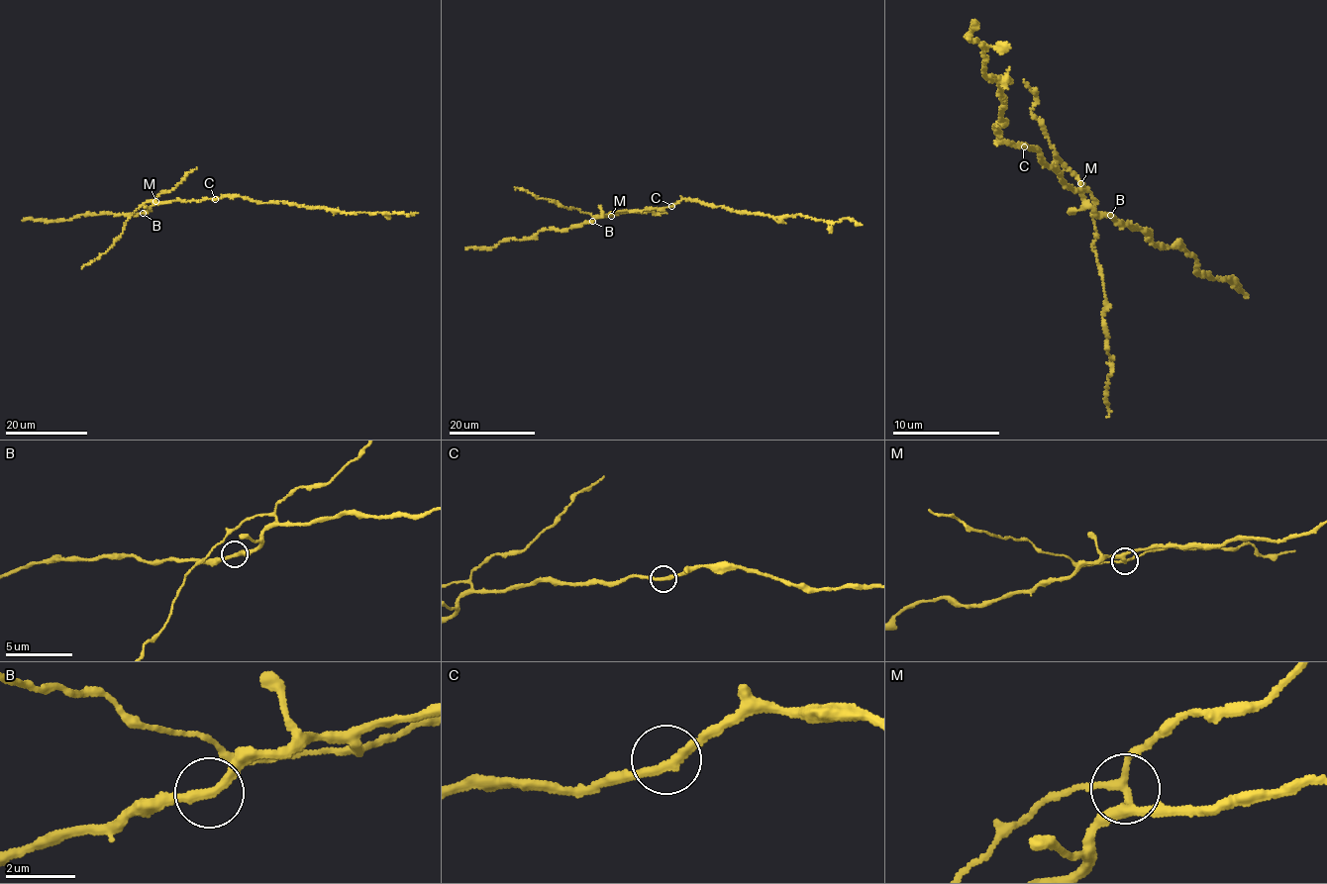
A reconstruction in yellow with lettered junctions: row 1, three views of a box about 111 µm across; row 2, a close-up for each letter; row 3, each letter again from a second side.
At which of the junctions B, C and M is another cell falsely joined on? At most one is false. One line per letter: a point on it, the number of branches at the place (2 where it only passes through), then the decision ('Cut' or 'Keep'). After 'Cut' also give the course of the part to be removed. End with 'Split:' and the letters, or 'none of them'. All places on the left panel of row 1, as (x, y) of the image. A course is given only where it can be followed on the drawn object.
B: Place: (143, 213). Branches: 2. Keep
C: Place: (215, 199). Branches: 2. Keep
M: Place: (155, 201). Branches: 4. Cut. Course of the part to remove: (154, 201), (146, 201), (128, 219), (121, 236), (107, 250), (82, 269)
Split: M

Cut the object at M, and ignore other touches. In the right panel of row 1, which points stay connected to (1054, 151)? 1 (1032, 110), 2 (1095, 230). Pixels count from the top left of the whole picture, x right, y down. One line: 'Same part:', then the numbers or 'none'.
Same part: 1, 2

